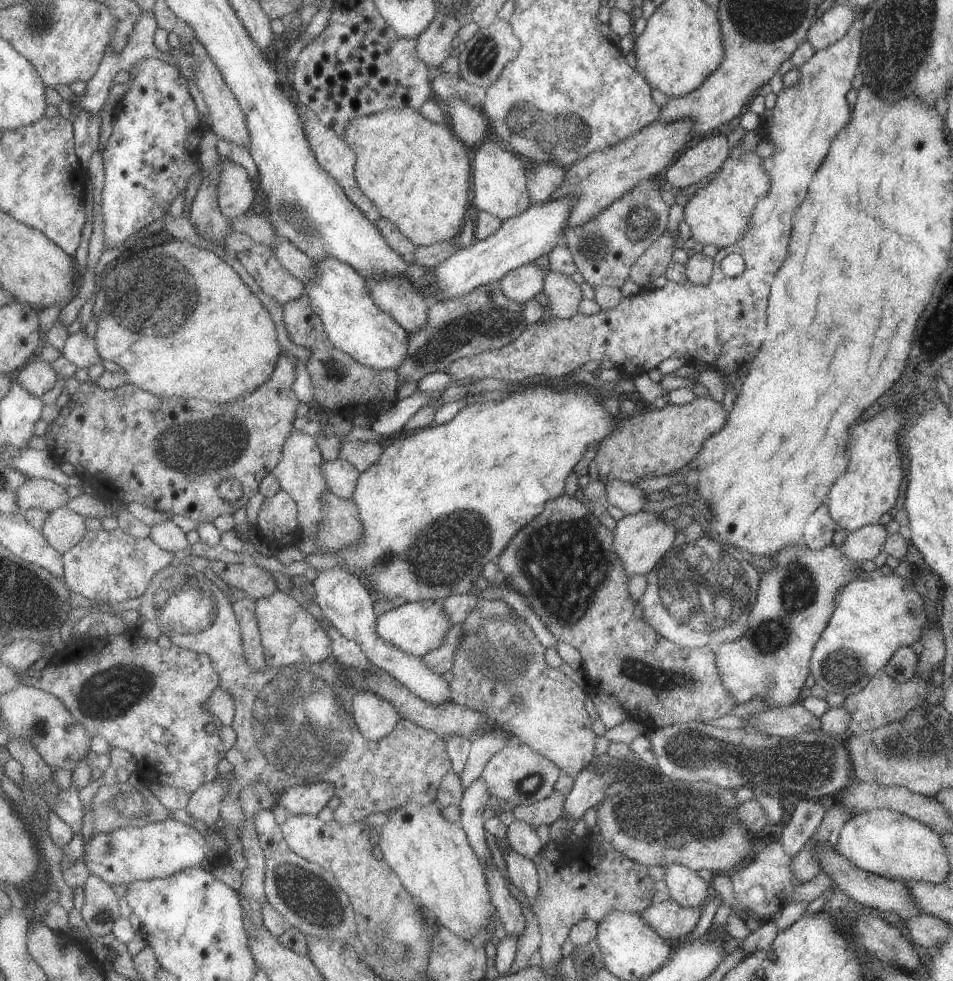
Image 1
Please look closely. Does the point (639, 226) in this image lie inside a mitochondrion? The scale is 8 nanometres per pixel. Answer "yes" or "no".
yes

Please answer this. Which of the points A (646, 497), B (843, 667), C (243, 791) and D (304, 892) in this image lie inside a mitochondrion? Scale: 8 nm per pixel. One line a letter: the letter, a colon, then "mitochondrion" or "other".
A: other
B: mitochondrion
C: other
D: mitochondrion

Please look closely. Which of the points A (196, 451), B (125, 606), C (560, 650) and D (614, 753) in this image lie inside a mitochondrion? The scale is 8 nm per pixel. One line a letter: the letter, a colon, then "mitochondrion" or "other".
A: mitochondrion
B: other
C: other
D: other

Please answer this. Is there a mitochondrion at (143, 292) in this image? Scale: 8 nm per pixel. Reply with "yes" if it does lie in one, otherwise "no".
yes

